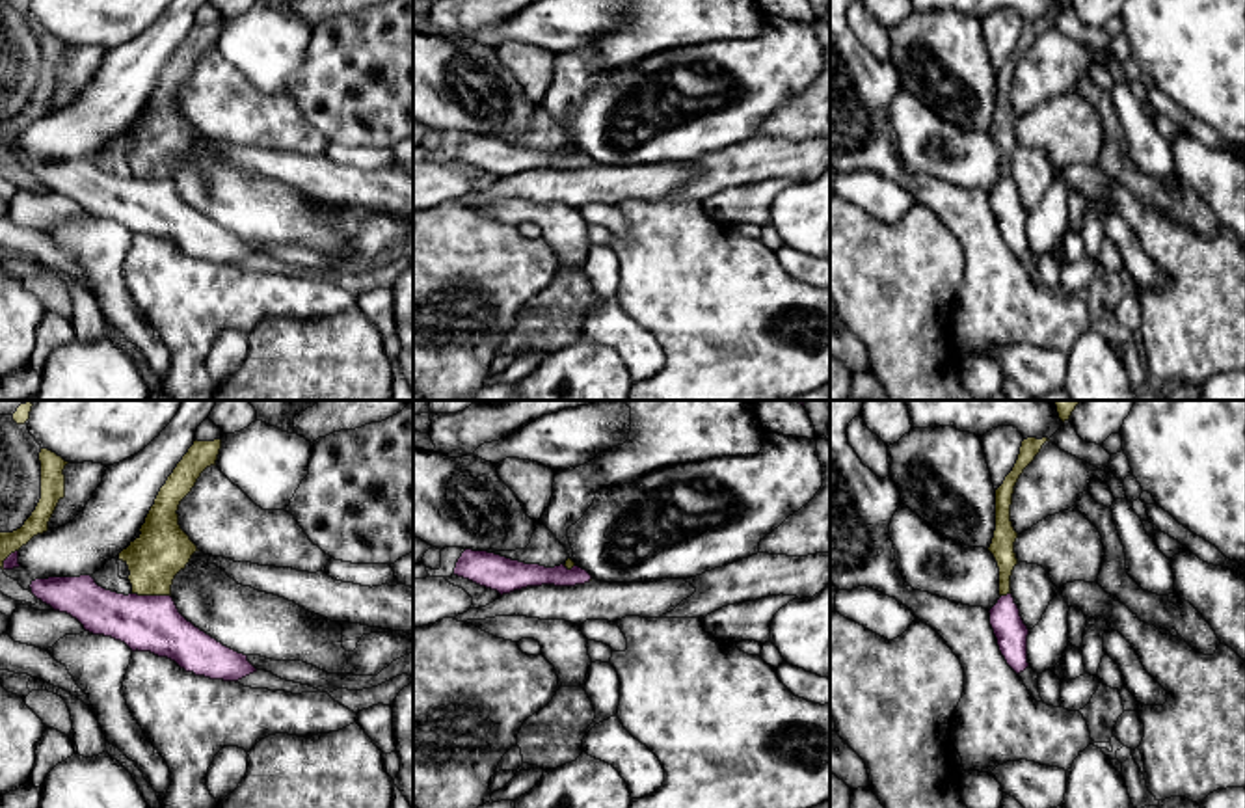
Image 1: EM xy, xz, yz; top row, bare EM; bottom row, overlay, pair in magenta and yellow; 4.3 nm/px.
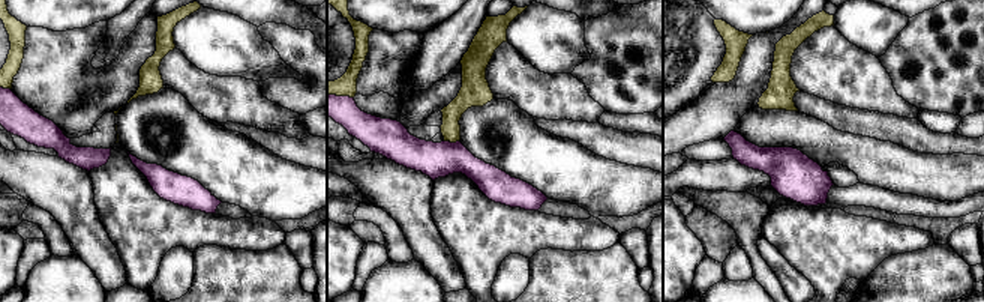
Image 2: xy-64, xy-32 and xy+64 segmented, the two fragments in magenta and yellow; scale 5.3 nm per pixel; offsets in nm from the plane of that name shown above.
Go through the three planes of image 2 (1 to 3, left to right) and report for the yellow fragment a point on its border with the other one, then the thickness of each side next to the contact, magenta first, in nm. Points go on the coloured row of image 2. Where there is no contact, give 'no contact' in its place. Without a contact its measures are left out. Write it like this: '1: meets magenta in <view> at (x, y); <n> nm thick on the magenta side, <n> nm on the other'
1: meets magenta in xy-64 at (5, 89); 180 nm thick on the magenta side, 90 nm on the other
2: meets magenta in xy-32 at (452, 143); 190 nm thick on the magenta side, 110 nm on the other
3: no contact

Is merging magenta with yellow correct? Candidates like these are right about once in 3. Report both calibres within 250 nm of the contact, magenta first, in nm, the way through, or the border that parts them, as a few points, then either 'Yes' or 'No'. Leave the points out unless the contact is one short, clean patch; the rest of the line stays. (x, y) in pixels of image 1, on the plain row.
Thickness 240 nm (magenta) against 240 nm. No

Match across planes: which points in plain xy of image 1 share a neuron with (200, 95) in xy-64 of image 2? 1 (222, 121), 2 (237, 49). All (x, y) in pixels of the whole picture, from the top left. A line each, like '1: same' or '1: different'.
1: same
2: different

